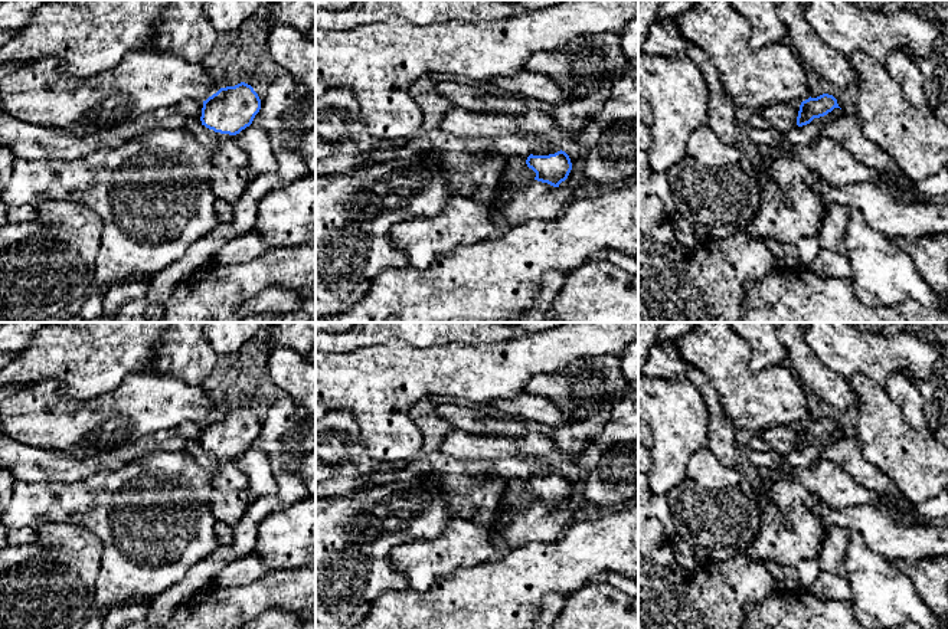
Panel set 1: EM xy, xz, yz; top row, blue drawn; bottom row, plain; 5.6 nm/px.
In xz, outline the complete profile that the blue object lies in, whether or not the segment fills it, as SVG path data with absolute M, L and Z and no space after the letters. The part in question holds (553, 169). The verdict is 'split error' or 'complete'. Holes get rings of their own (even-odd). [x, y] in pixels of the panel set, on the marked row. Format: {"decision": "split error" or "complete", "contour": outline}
{"decision": "split error", "contour": "M537 144L527 157L526 164L536 173L535 180L559 187L572 170L569 155L560 145Z"}

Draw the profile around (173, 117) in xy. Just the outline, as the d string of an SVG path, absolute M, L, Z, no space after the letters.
M182 99L138 118L85 137L56 128L27 124L0 114L0 147L12 150L16 158L76 158L102 147L115 148L134 137L167 128L184 128L189 118L202 117L203 102Z

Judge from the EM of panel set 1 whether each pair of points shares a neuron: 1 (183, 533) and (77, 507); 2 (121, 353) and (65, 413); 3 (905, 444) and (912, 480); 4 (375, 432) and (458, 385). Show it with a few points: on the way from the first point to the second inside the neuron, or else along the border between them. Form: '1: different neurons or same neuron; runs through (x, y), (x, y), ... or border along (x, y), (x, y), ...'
1: same neuron; runs through (157, 523), (149, 514), (140, 511), (103, 507)
2: different neurons; border along (49, 380), (79, 399), (111, 390)
3: same neuron; runs through (908, 452), (912, 459), (912, 471)
4: same neuron; runs through (386, 409), (412, 385), (435, 385)

